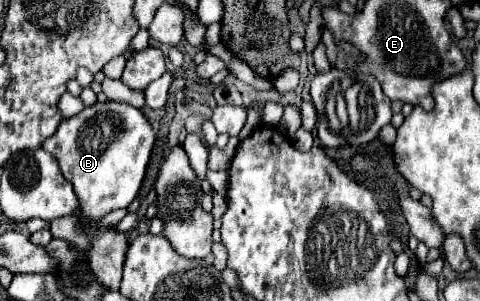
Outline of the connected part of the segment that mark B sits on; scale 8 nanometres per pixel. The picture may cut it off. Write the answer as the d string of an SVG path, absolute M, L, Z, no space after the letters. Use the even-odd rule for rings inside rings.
M109 100L105 104L97 102L95 106L87 106L81 114L77 114L73 118L65 118L59 124L57 132L43 142L43 150L47 150L49 154L53 154L57 158L63 176L73 184L73 190L79 198L81 214L87 218L99 220L105 214L109 214L111 210L127 208L133 202L133 198L137 196L137 192L141 188L153 142L155 142L155 132L141 110Z

